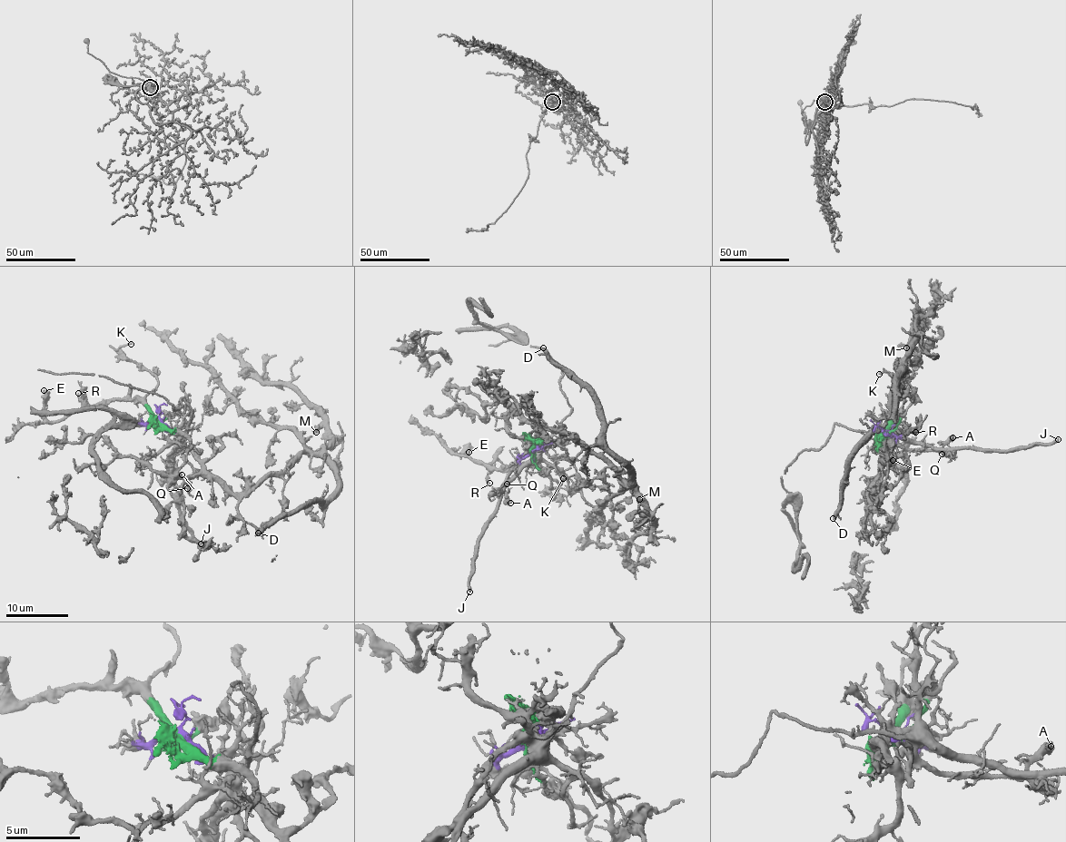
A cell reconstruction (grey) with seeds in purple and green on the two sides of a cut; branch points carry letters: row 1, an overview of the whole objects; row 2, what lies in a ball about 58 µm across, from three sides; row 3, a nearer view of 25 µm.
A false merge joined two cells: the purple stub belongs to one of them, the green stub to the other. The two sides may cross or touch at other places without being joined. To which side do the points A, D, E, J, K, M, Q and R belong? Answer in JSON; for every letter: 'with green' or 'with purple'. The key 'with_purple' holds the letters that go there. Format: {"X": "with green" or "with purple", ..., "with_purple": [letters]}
{"A": "with purple", "D": "with green", "E": "with green", "J": "with purple", "K": "with green", "M": "with green", "Q": "with purple", "R": "with green", "with_purple": ["A", "J", "Q"]}

